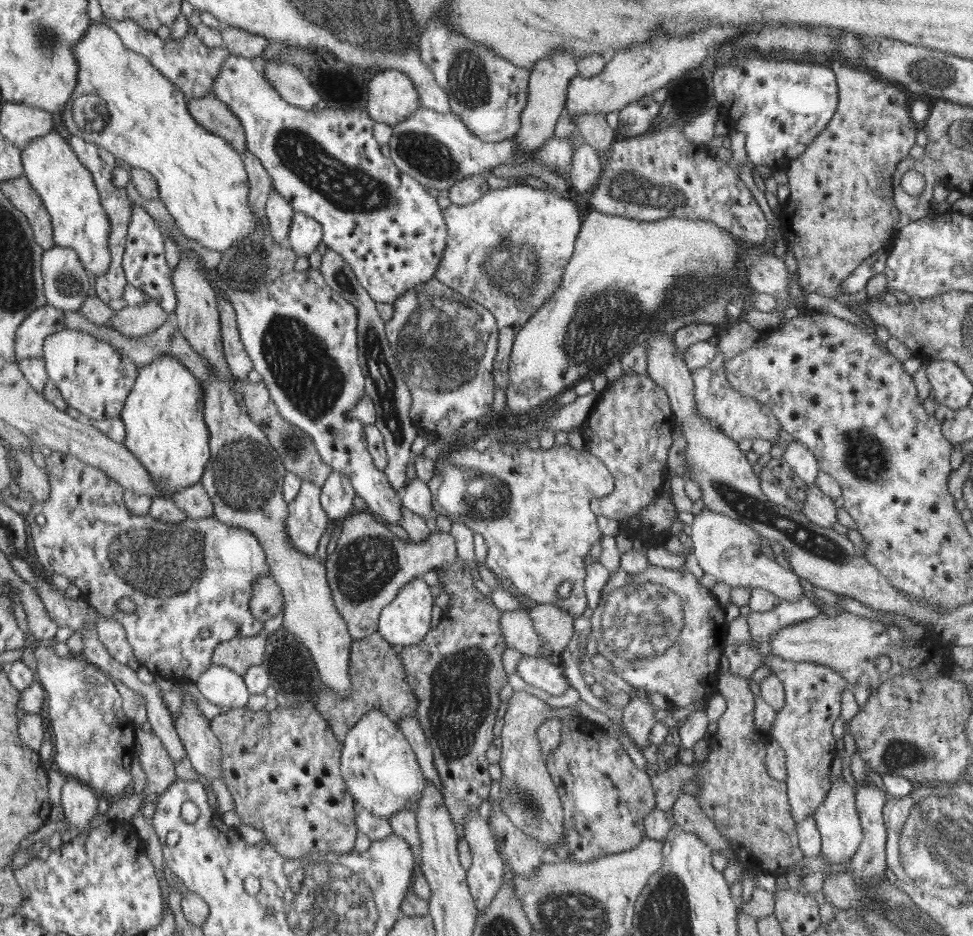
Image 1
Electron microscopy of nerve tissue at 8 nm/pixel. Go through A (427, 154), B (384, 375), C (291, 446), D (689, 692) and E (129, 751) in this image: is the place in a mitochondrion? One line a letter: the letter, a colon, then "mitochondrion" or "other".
A: mitochondrion
B: mitochondrion
C: mitochondrion
D: other
E: other

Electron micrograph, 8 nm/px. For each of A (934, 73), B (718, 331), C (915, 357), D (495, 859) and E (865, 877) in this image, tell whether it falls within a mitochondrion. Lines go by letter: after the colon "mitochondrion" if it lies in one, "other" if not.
A: mitochondrion
B: other
C: other
D: other
E: mitochondrion

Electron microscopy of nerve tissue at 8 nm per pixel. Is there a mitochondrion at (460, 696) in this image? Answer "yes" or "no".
yes

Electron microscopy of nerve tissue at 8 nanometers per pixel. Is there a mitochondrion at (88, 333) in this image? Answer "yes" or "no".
no

